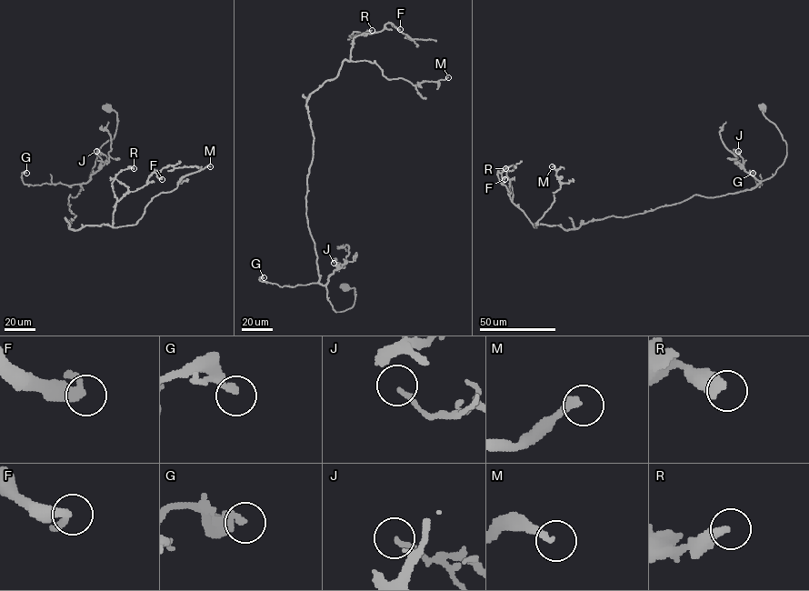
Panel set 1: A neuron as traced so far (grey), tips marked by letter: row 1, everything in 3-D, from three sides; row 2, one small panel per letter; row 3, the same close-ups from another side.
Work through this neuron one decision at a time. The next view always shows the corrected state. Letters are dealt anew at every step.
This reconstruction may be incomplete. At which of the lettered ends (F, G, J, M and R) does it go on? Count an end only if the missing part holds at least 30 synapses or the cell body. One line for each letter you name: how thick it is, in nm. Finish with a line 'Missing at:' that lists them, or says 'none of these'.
M: Thickness 280 nm
Missing at: M

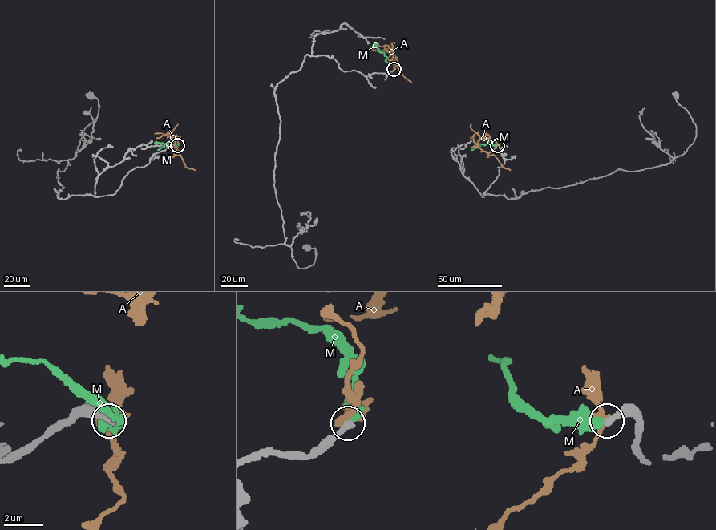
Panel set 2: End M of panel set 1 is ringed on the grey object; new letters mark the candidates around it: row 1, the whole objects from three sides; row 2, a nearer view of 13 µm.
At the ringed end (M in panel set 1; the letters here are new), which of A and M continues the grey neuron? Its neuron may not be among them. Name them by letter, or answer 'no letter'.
no letter

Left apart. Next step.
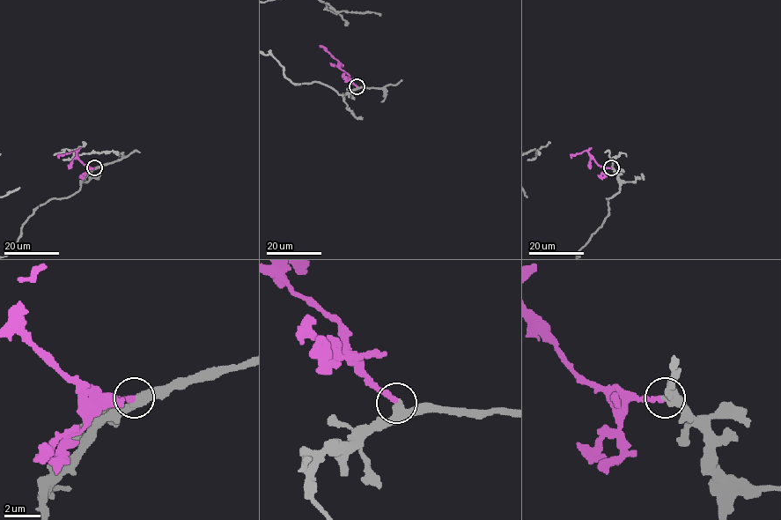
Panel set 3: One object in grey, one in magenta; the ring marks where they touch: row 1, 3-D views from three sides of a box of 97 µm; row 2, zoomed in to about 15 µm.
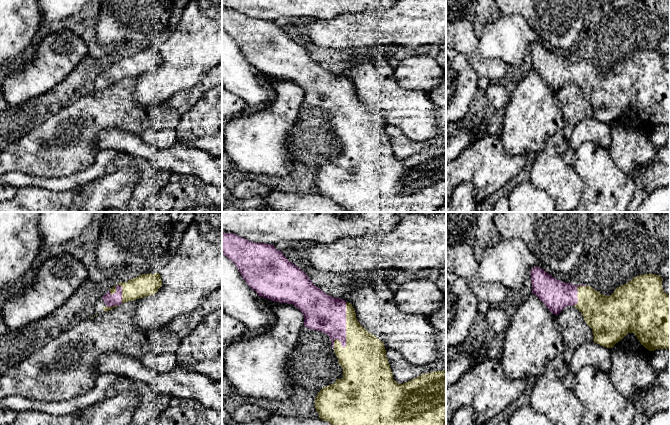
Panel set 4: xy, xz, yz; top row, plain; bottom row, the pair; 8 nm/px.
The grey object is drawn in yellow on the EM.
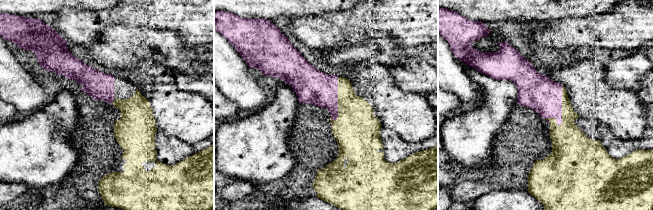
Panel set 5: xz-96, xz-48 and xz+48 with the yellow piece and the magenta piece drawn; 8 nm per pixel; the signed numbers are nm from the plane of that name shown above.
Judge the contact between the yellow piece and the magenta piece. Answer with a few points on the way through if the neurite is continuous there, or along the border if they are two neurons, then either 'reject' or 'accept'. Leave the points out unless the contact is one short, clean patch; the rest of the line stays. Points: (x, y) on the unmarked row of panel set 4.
accept

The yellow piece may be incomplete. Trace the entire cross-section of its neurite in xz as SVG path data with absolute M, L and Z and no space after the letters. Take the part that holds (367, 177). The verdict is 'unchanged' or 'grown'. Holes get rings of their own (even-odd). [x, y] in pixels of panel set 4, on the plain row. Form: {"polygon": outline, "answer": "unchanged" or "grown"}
{"polygon": "M222 9L222 29L235 40L247 61L253 65L258 70L258 72L267 74L274 78L293 80L304 91L304 103L323 108L330 113L332 117L332 123L334 124L335 130L338 134L338 139L343 145L343 154L336 155L334 160L325 162L318 168L314 182L316 187L319 189L319 195L331 199L340 207L342 207L346 212L436 212L446 202L446 145L443 147L434 147L422 150L403 160L397 159L393 155L393 149L386 133L384 119L360 101L358 95L356 94L356 89L353 82L341 74L334 74L325 70L320 64L311 58L304 47L290 38L283 31L282 27L277 26L274 21L254 19L239 13L234 9Z", "answer": "grown"}

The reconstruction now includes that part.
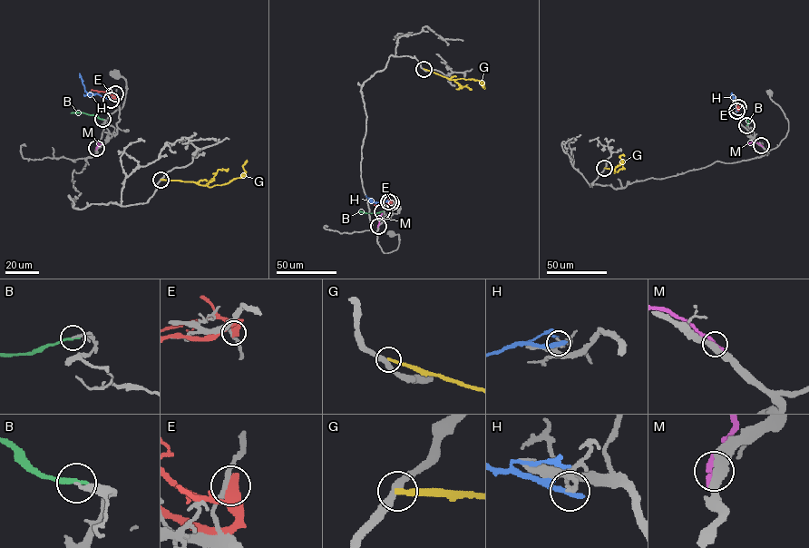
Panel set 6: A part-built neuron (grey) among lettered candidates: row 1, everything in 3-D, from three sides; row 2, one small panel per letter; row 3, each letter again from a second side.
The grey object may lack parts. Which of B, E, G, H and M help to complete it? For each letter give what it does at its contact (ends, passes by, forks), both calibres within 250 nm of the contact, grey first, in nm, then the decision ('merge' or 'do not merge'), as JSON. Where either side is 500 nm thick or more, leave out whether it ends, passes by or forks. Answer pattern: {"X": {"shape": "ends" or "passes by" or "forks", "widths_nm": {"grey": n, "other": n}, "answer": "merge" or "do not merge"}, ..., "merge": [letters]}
{"B": {"shape": "ends", "widths_nm": {"grey": 200, "other": 240}, "answer": "merge"}, "E": {"widths_nm": {"grey": 200, "other": 550}, "answer": "do not merge"}, "G": {"shape": "ends", "widths_nm": {"grey": 360, "other": 260}, "answer": "do not merge"}, "H": {"shape": "ends", "widths_nm": {"grey": 240, "other": 360}, "answer": "do not merge"}, "M": {"shape": "ends", "widths_nm": {"grey": 440, "other": 360}, "answer": "do not merge"}, "merge": ["B"]}

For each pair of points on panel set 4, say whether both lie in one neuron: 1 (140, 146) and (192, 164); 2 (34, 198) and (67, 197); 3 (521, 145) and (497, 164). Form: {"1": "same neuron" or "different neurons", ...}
{"1": "same neuron", "2": "same neuron", "3": "different neurons"}

